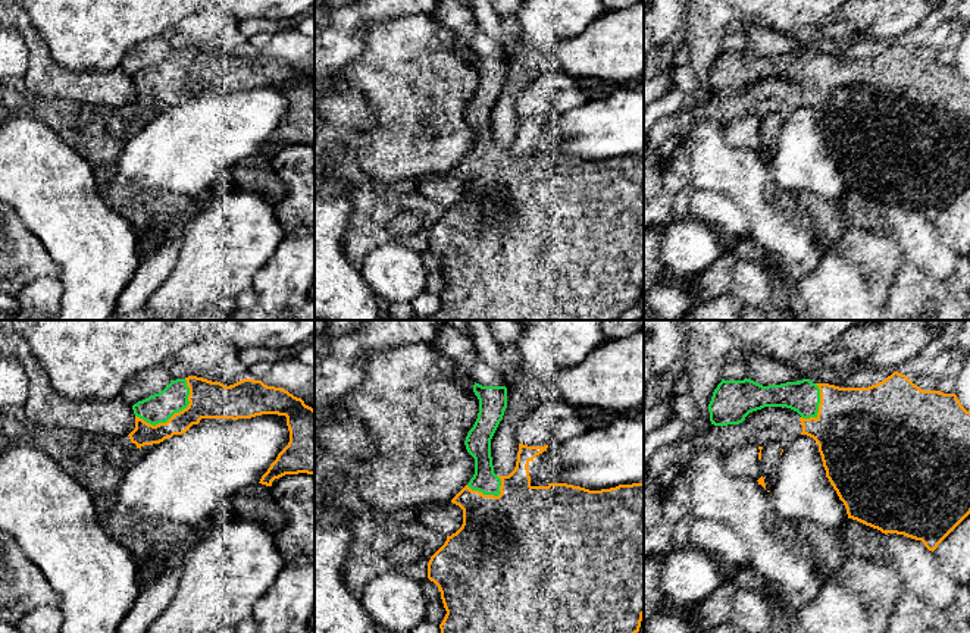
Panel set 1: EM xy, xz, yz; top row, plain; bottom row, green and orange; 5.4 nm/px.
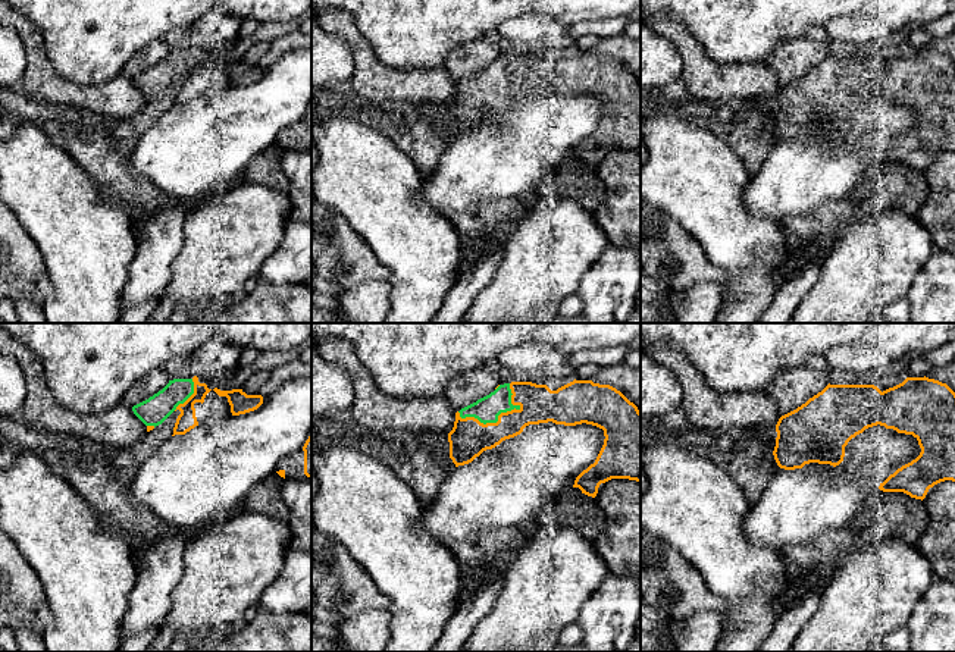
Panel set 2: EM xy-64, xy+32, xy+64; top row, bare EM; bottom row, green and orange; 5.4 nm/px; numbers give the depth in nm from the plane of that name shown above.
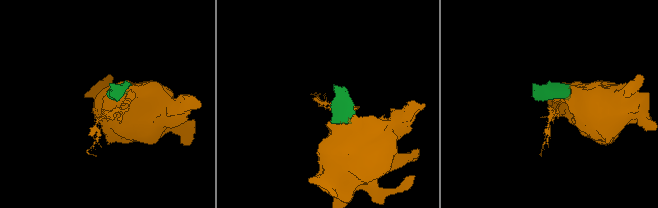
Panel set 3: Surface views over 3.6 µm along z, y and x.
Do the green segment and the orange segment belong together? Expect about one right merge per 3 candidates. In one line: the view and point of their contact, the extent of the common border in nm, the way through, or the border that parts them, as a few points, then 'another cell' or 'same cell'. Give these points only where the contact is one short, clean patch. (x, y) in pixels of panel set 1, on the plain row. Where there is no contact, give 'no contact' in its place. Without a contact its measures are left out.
meets green in xy at (174, 84); contact 340 nm long; runs through xy (157, 80), (162, 84), (174, 84), (193, 71), (207, 71); same cell

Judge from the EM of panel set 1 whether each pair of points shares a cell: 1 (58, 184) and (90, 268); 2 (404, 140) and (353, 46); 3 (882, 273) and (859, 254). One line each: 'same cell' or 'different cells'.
1: same cell
2: different cells
3: same cell

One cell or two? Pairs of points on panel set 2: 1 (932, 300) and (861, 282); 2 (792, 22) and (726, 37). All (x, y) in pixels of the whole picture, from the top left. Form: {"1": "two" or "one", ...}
{"1": "two", "2": "one"}

